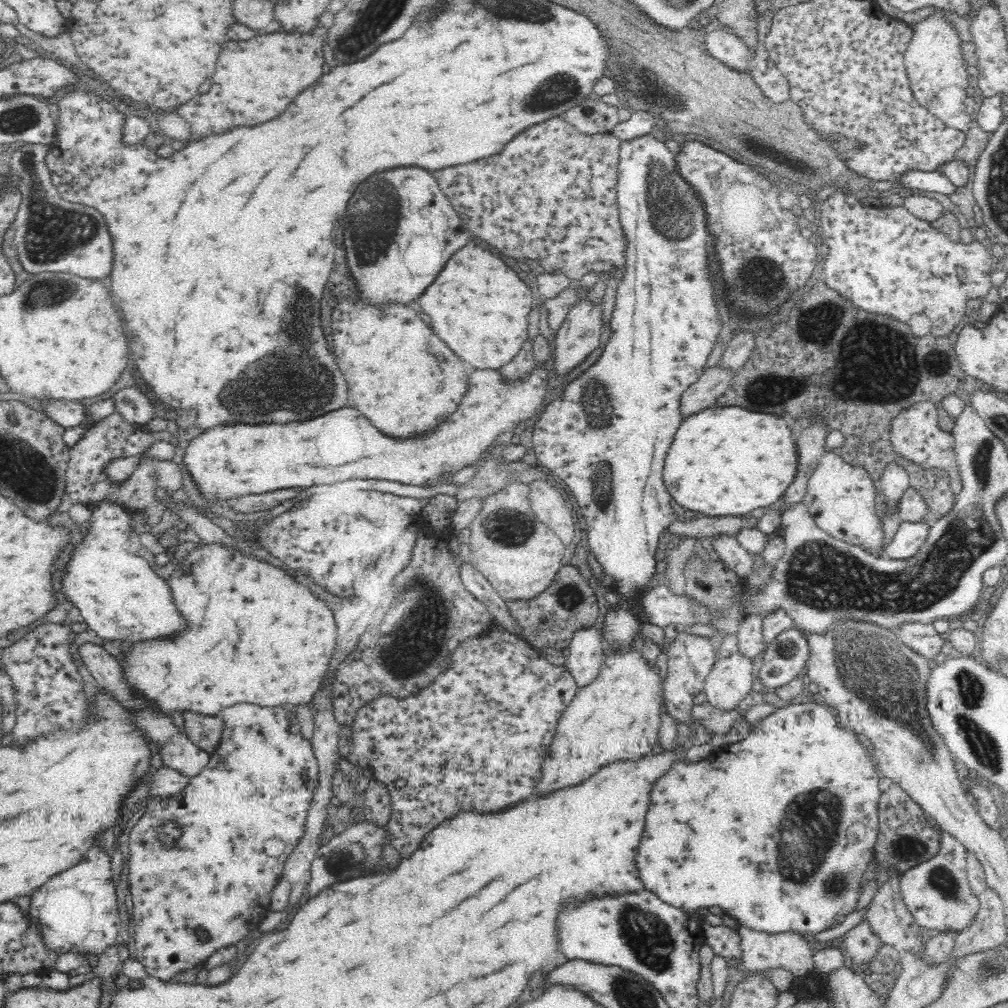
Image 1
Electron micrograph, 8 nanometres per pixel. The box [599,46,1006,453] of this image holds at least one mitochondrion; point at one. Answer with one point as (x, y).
(668, 204)

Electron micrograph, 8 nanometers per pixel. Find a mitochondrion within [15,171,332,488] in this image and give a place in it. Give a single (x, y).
(52, 234)

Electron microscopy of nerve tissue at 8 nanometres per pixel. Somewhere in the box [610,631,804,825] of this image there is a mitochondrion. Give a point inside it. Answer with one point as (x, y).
(787, 648)

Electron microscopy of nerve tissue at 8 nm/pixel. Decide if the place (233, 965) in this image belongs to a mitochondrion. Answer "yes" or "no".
no

